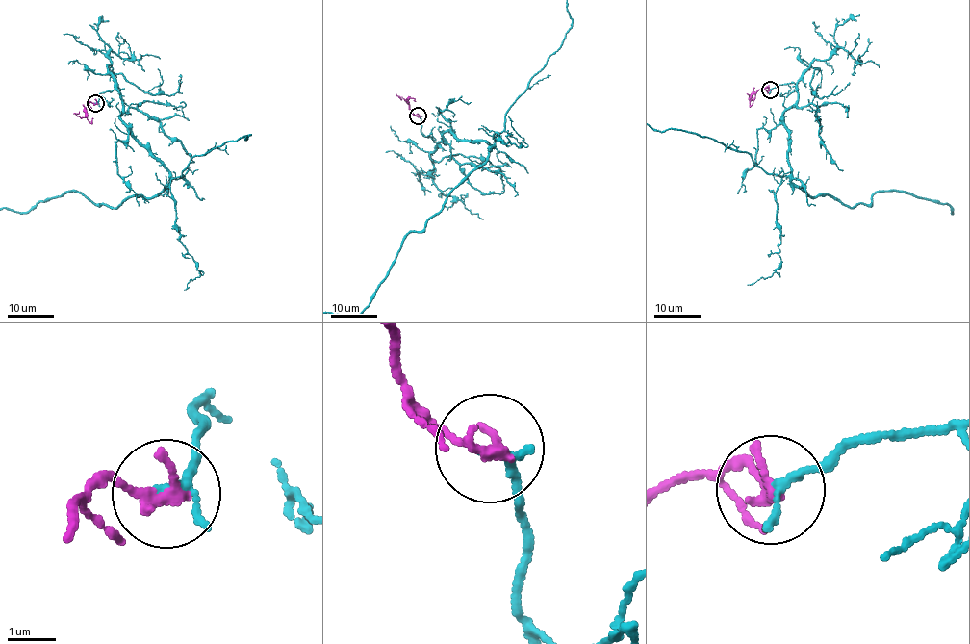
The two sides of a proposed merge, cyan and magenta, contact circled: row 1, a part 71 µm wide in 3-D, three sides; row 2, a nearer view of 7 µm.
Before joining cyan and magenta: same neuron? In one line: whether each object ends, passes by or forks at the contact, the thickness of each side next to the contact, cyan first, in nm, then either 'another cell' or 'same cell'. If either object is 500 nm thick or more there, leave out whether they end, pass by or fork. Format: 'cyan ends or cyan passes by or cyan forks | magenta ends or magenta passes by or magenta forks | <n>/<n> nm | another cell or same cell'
cyan passes by | magenta ends | 140/280 nm | same cell

